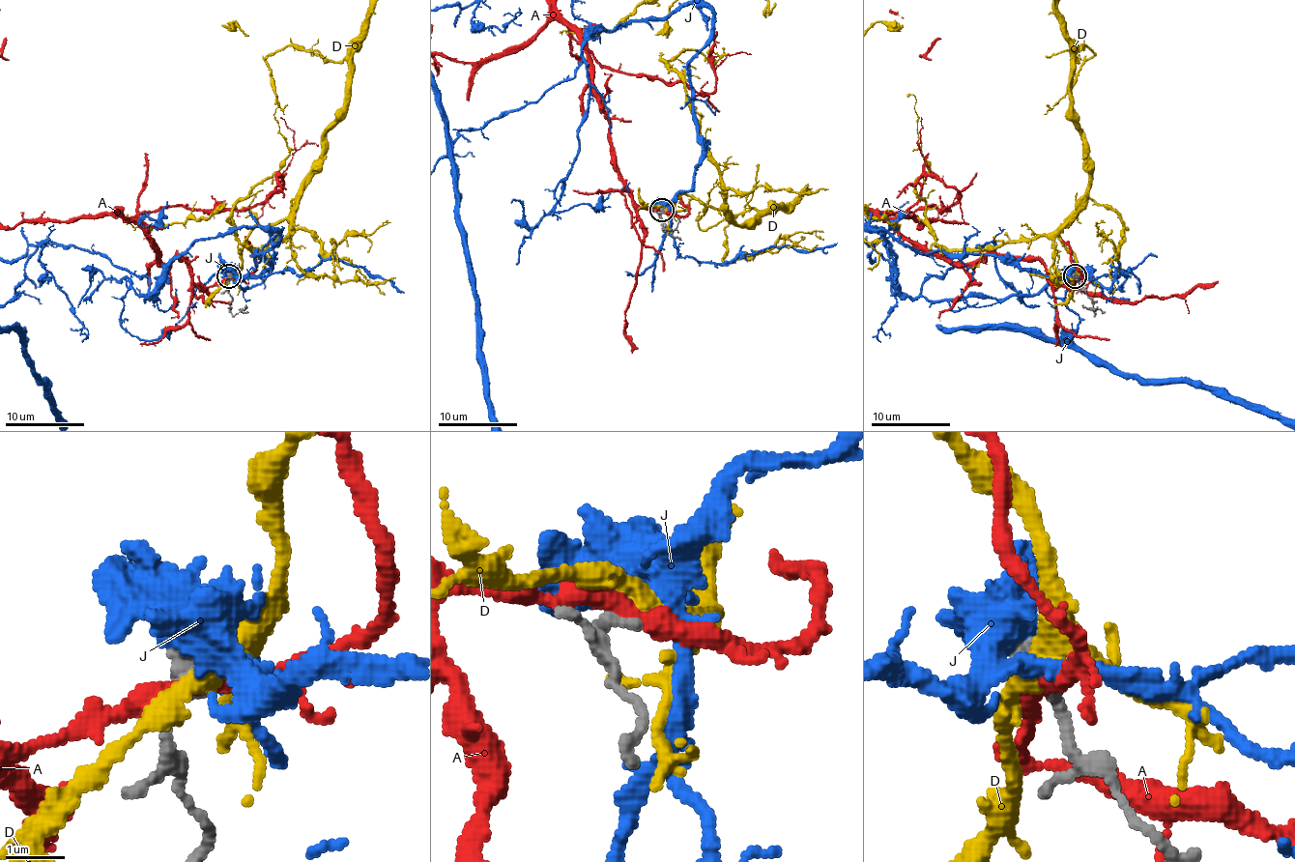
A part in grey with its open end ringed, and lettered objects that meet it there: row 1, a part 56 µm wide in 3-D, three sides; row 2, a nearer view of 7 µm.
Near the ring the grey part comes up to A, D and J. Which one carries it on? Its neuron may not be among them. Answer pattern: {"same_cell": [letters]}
{"same_cell": []}

